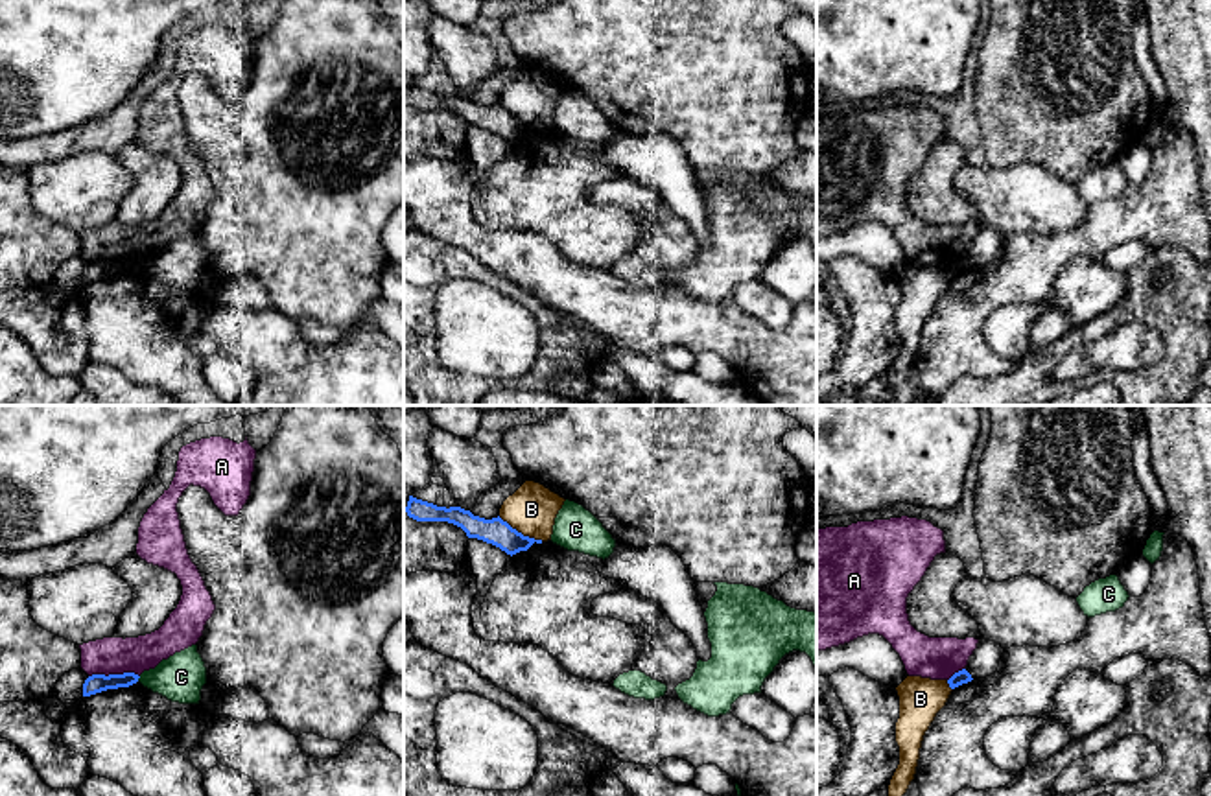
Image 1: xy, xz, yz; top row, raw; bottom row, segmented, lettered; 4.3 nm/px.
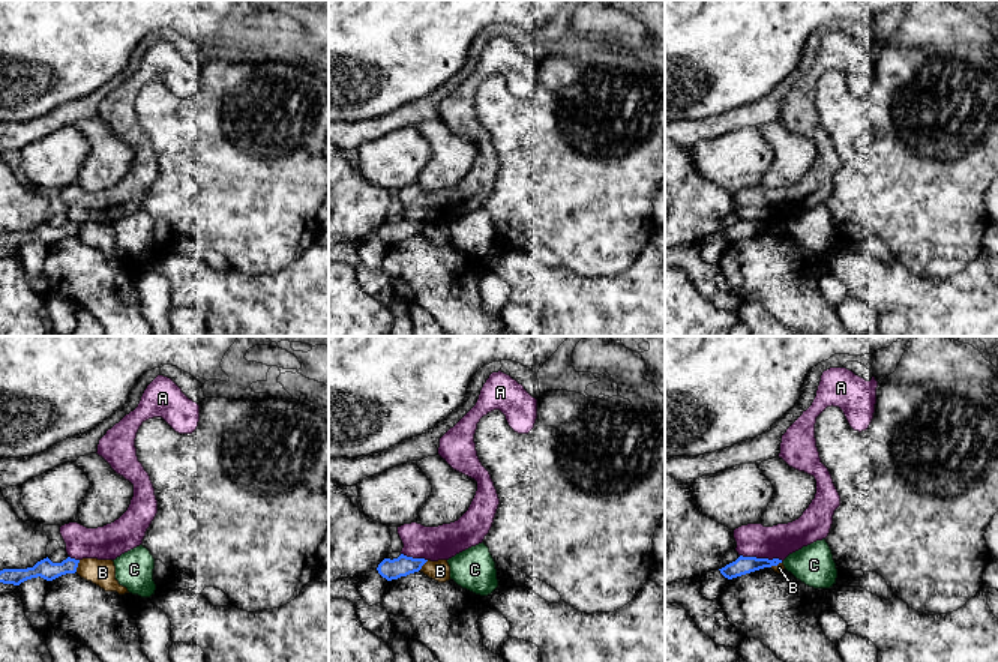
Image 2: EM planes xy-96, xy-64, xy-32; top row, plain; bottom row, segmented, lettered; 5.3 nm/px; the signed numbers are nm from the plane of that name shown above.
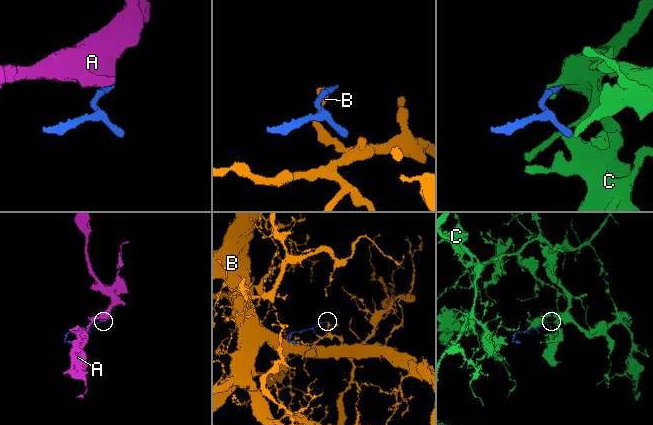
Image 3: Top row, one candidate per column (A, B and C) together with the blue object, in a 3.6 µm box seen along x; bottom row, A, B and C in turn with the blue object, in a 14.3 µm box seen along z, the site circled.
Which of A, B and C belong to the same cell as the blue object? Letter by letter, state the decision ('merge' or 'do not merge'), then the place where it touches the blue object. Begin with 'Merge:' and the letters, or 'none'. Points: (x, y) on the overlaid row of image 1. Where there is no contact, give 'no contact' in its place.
Merge: none
A: do not merge; meets blue in xy at (113, 675)
B: do not merge; meets blue in xz at (520, 533)
C: do not merge; meets blue in xy at (139, 677)

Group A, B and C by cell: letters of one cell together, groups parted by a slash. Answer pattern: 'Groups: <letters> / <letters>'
Groups: A / B / C

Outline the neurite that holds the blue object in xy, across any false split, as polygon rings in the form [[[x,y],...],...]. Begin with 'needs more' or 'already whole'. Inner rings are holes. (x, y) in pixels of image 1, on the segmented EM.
already whole; [[[123,673],[123,674],[92,674],[83,684],[83,696],[90,696],[107,689],[129,687],[138,682],[138,674]]]

